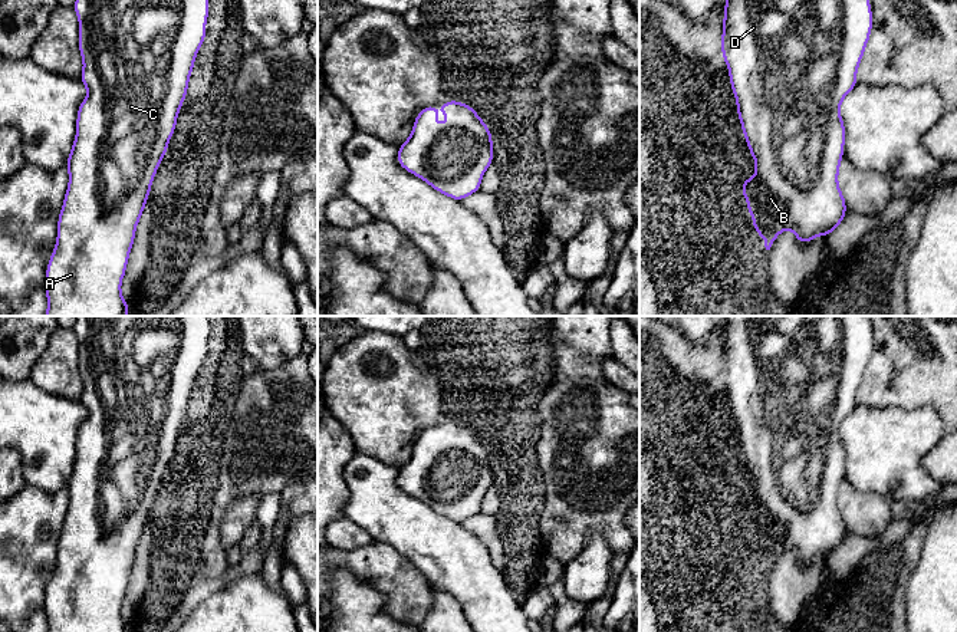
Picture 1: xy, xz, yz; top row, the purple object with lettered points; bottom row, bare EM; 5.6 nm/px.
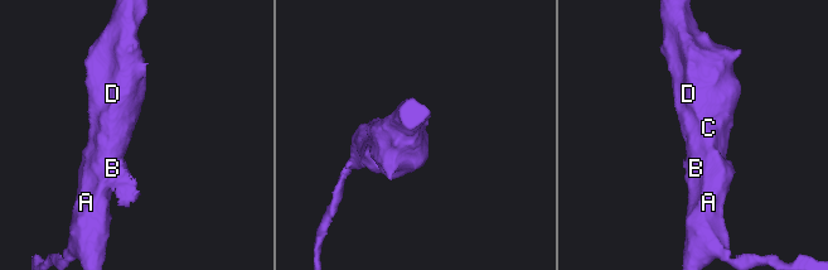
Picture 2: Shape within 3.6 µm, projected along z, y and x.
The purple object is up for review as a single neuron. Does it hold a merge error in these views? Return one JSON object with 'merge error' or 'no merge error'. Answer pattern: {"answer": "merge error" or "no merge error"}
{"answer": "no merge error"}

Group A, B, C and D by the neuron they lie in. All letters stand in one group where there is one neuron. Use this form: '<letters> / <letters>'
A B C D

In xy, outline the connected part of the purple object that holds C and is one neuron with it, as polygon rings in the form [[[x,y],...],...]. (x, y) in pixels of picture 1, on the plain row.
[[[78,316],[72,327],[79,340],[79,373],[83,392],[79,401],[88,411],[85,422],[78,429],[76,458],[69,474],[66,490],[69,507],[63,520],[63,529],[57,539],[56,567],[46,589],[45,610],[47,632],[131,632],[121,615],[121,603],[126,595],[126,585],[135,562],[135,550],[149,519],[149,511],[158,488],[168,471],[168,464],[177,448],[177,438],[187,418],[188,402],[195,378],[207,359],[205,343],[208,340],[208,316]]]

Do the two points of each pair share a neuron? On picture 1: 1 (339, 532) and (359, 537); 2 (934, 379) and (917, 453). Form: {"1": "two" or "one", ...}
{"1": "one", "2": "two"}

